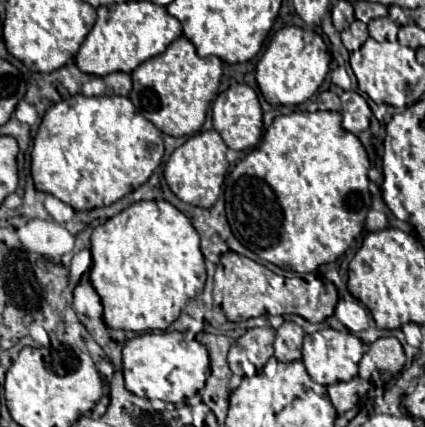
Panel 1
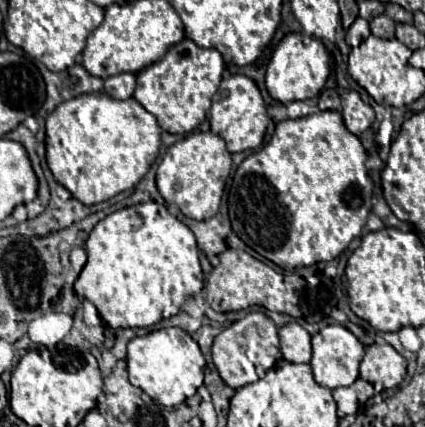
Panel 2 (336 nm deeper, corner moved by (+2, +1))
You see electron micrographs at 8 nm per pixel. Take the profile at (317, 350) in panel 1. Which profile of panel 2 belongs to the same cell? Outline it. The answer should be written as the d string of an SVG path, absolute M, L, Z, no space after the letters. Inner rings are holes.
M332 324L322 328L316 336L312 336L312 370L314 370L314 378L320 386L326 386L330 390L340 388L340 386L350 386L356 382L358 378L358 366L362 362L364 356L364 346L360 344L360 340L344 326L340 324Z

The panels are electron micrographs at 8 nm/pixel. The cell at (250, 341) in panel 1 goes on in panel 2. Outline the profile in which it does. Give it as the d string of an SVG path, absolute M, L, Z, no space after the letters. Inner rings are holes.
M264 312L246 314L242 320L238 320L238 322L230 324L228 328L224 328L214 338L214 344L212 344L214 366L220 374L220 378L224 378L224 382L234 390L256 382L258 376L264 376L266 370L270 370L280 358L282 358L282 354L280 354L280 344L278 344L278 328ZM254 366L256 366L256 370L254 370Z

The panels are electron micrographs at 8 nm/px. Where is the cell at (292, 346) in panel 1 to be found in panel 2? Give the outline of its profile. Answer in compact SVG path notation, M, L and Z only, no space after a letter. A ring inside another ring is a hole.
M290 322L278 330L280 350L288 362L310 362L312 346L310 334L296 322Z

